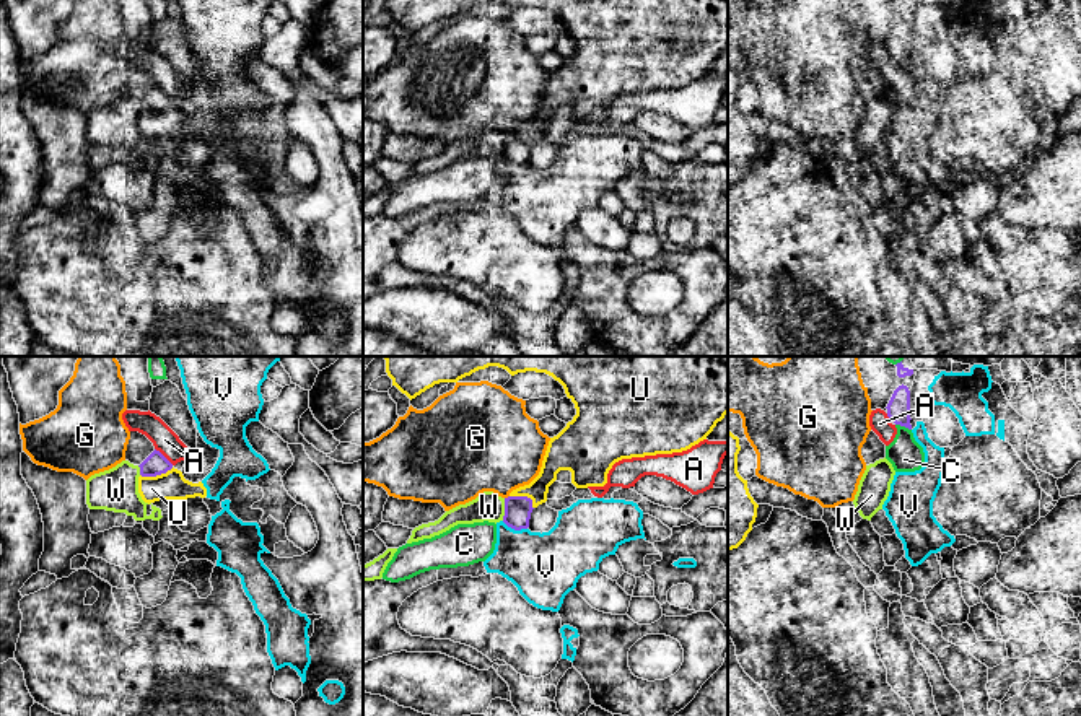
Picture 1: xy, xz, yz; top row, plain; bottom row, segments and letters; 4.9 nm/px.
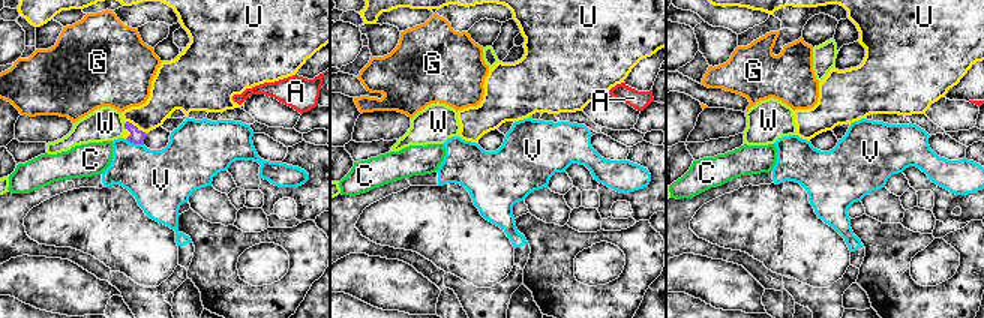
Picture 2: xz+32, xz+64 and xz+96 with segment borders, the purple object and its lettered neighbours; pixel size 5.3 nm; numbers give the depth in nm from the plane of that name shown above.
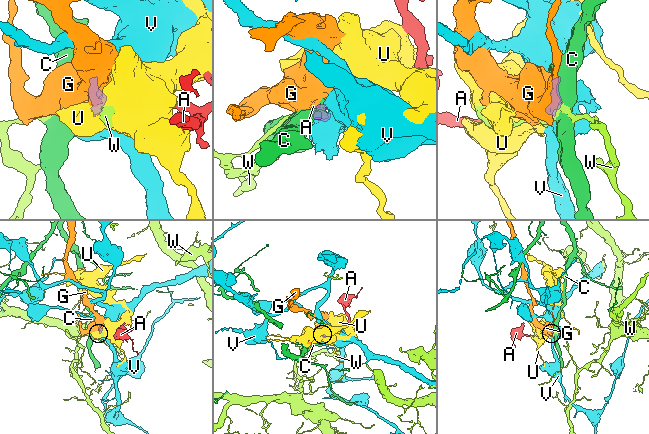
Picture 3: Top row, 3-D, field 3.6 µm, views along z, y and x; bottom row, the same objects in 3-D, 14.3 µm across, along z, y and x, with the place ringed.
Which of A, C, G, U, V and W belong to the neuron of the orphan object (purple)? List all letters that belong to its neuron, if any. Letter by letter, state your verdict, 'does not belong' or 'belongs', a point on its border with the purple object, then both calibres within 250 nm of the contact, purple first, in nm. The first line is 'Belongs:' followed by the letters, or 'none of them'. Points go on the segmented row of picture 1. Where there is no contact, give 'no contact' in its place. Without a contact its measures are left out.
Belongs: U
A: does not belong; meets purple in xy at (163, 456); 110 nm thick on the purple side, 120 nm on the other
C: does not belong; meets purple in yz at (904, 425); 110 nm thick on the purple side, 170 nm on the other
G: does not belong; meets purple in xz at (508, 497); 130 nm thick on the purple side, 440 nm on the other
U: belongs; meets purple in xy at (157, 474); 110 nm thick on the purple side, 140 nm on the other
V: does not belong; meets purple in xz at (515, 529); 130 nm thick on the purple side, 340 nm on the other
W: does not belong; meets purple in xz at (505, 510); 130 nm thick on the purple side, 140 nm on the other

